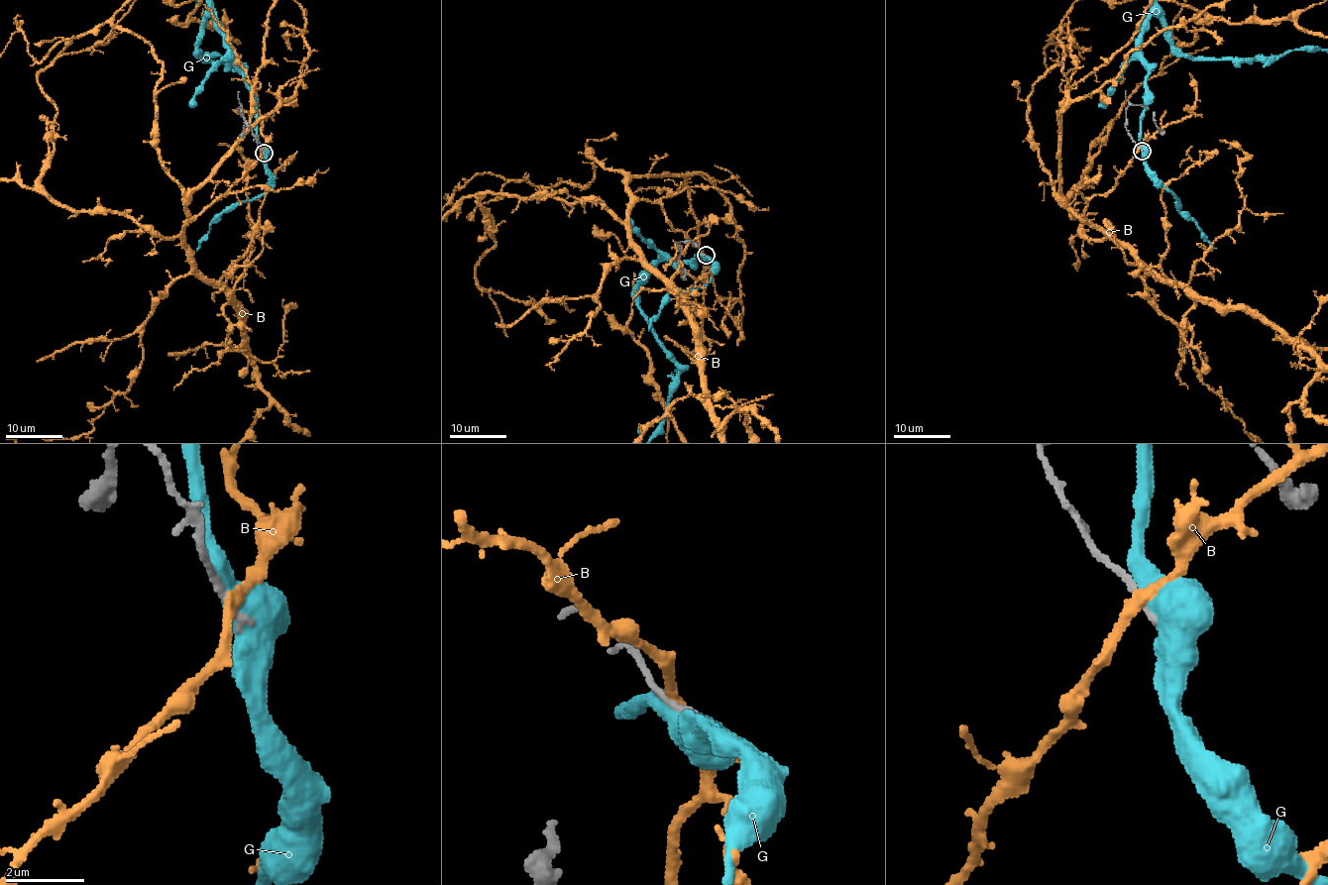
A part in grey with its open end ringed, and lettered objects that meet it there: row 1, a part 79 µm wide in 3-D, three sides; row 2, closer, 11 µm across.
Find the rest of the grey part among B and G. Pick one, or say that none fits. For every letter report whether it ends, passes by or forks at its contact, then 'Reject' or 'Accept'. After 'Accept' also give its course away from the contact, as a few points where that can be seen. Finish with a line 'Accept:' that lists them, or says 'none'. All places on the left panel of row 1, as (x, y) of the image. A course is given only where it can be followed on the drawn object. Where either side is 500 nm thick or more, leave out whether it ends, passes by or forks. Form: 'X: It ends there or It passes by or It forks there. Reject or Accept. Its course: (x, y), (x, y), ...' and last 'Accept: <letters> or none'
B: It passes by. Reject
G: Reject
Accept: none

